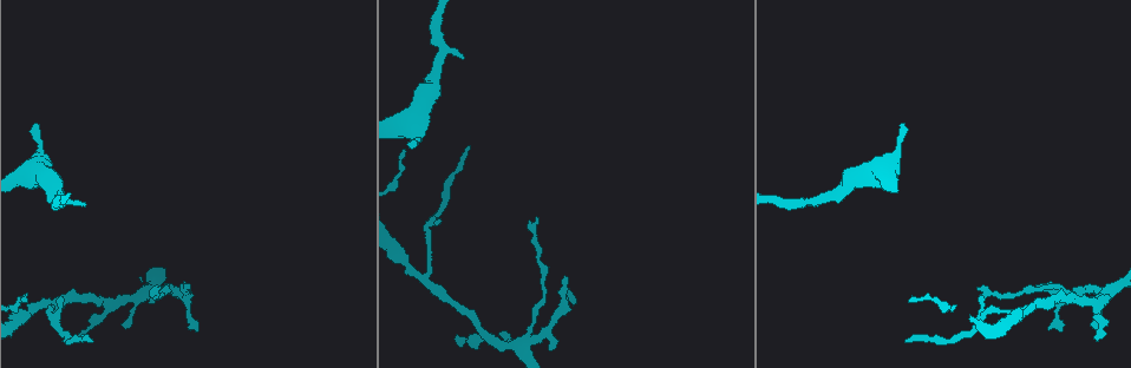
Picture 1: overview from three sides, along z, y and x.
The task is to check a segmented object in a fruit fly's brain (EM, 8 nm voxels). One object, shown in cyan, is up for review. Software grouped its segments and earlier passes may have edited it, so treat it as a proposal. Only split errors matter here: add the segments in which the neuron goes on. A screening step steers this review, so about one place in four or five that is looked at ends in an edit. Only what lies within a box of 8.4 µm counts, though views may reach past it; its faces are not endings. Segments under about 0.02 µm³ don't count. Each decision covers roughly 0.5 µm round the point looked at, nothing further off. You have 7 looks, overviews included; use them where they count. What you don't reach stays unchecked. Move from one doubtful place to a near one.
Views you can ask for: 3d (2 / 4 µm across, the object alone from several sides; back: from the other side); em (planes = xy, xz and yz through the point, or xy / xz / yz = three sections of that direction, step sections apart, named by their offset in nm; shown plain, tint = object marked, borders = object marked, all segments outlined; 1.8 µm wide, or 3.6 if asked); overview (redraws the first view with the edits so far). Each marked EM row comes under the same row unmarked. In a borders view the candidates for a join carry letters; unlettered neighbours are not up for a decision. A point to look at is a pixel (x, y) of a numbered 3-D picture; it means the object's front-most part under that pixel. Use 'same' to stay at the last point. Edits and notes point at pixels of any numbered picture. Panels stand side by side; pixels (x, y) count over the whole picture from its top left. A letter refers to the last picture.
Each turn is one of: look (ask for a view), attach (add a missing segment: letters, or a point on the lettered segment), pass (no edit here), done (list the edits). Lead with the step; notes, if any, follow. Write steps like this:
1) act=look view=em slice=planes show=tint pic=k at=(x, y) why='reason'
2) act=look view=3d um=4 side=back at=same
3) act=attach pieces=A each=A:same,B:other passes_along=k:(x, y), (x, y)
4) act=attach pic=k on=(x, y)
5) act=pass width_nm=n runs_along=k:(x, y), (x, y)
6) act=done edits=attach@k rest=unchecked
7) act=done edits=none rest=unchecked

act=look view=3d um=2 pic=1 at=(84, 203) why='free end'

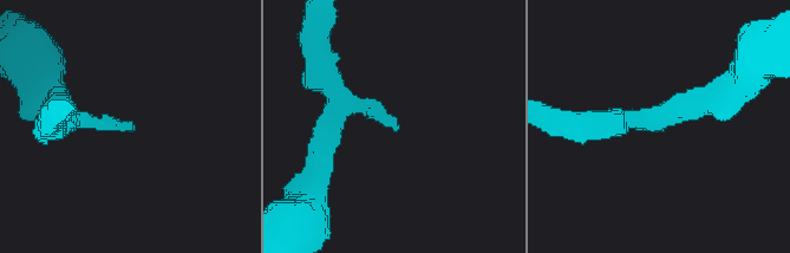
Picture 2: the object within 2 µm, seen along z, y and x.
act=look view=em slice=planes show=borders pic=2 at=(134, 127) arm_widths_nm=200,220 why='shape alone is not enough'

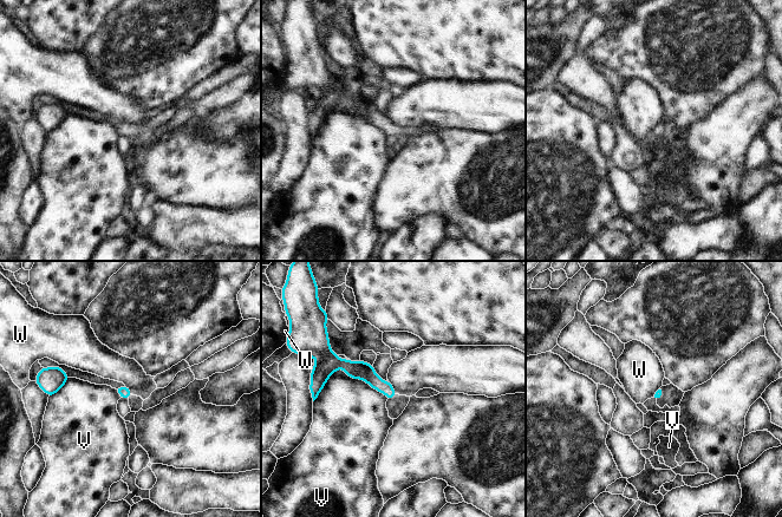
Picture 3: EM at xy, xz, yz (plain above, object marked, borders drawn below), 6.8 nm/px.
act=pass each=V:other,W:other runs_along=3:(325, 375), (347, 365), (391, 393) found='none of them fits'

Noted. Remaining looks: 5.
act=look view=em um=3.6 slice=planes show=borders pic=1 at=(187, 287) why='branch stops here'

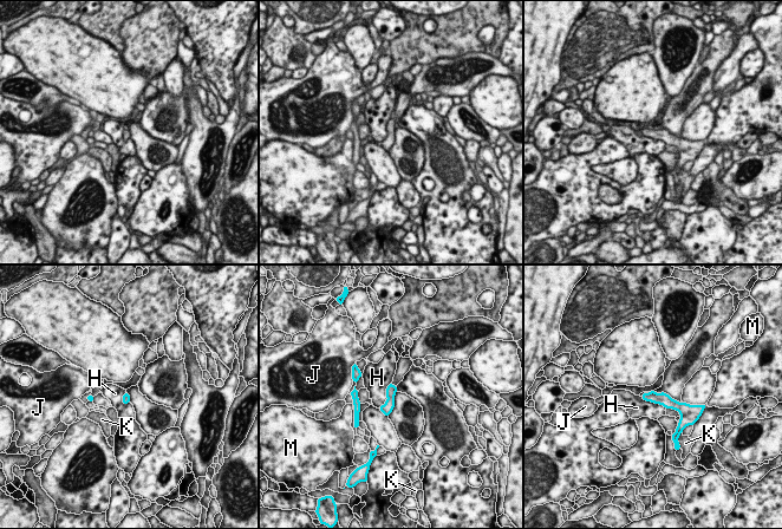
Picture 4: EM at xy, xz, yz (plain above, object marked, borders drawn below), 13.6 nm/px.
act=pass width_nm=100 each=H:other,J:other,K:other,M:other runs_along=4:(646, 396), (688, 407) found='no lettered segment goes on from it'

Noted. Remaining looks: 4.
act=look view=em slice=planes show=borders pic=1 at=(1096, 341)

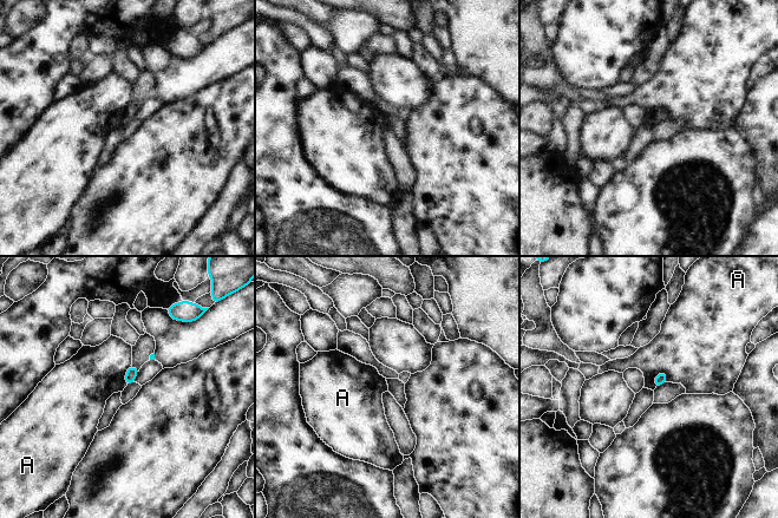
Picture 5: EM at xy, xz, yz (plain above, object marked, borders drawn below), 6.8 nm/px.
act=pass each=A:other border=5:(664, 371), (655, 376), (654, 387) found='none of them fits'

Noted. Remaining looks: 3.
act=done edits=none rest=unchecked

